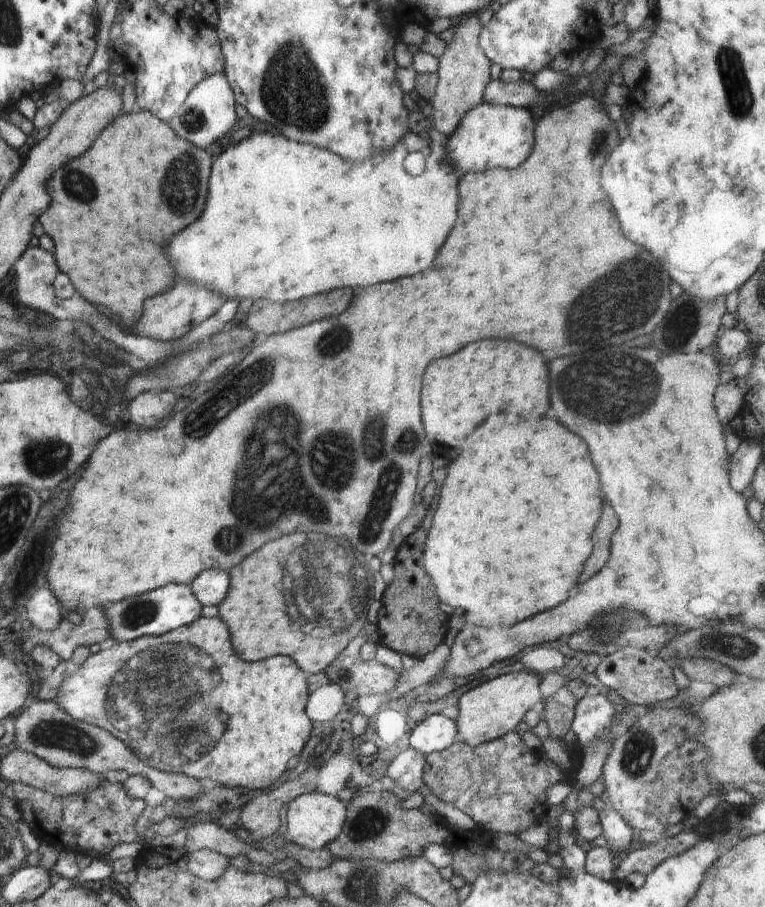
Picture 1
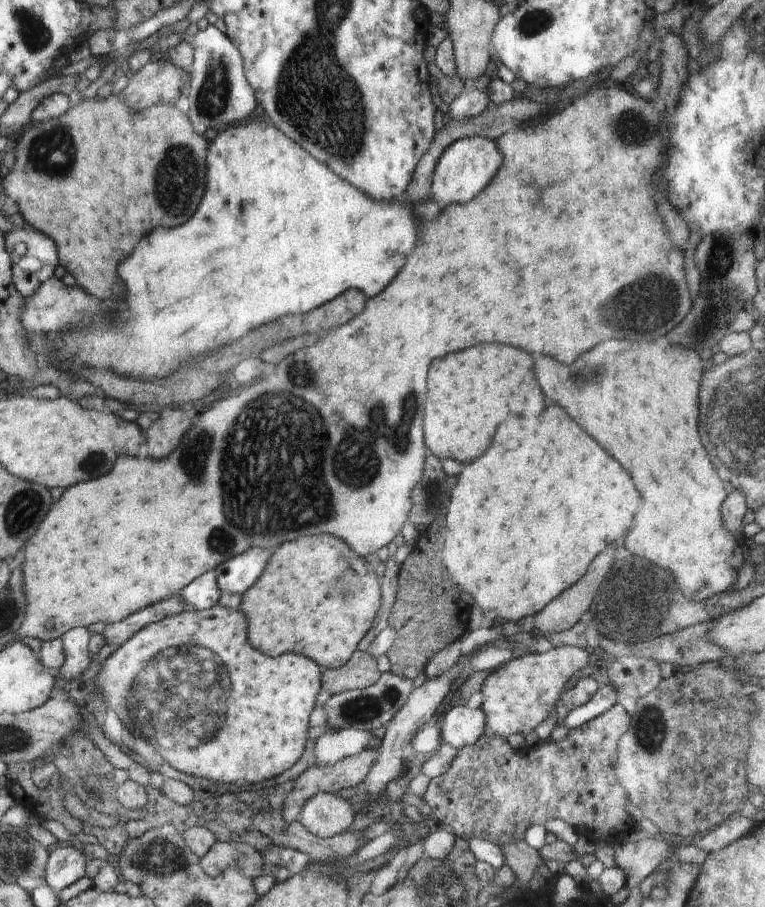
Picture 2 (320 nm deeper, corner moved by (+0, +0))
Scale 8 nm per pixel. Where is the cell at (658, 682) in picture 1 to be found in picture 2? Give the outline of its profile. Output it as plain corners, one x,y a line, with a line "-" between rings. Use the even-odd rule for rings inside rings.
621,657
614,659
606,671
612,686
620,694
639,699
652,692
663,679
659,663
644,657

